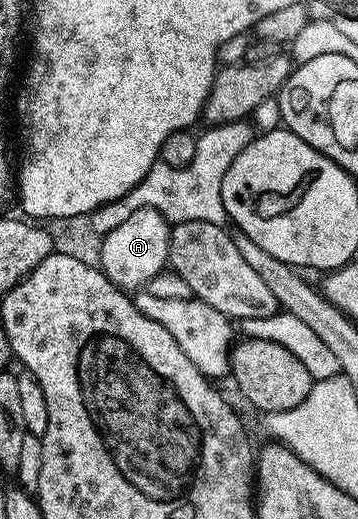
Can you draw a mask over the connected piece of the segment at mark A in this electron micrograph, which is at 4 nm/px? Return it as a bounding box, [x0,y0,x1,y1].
[99,208,172,290]

